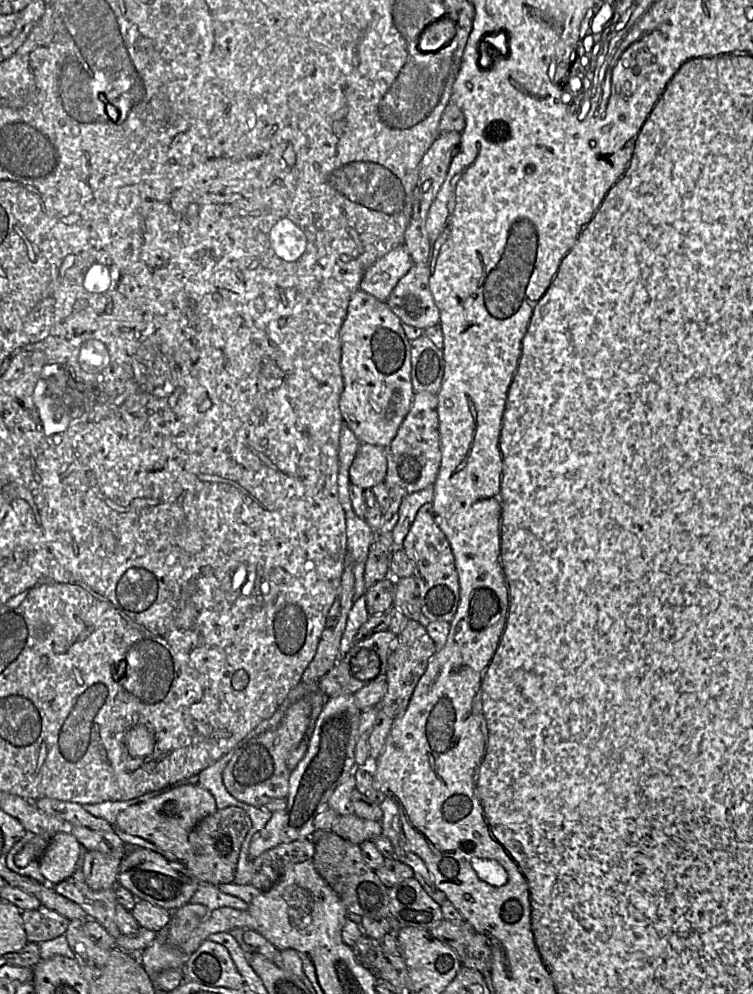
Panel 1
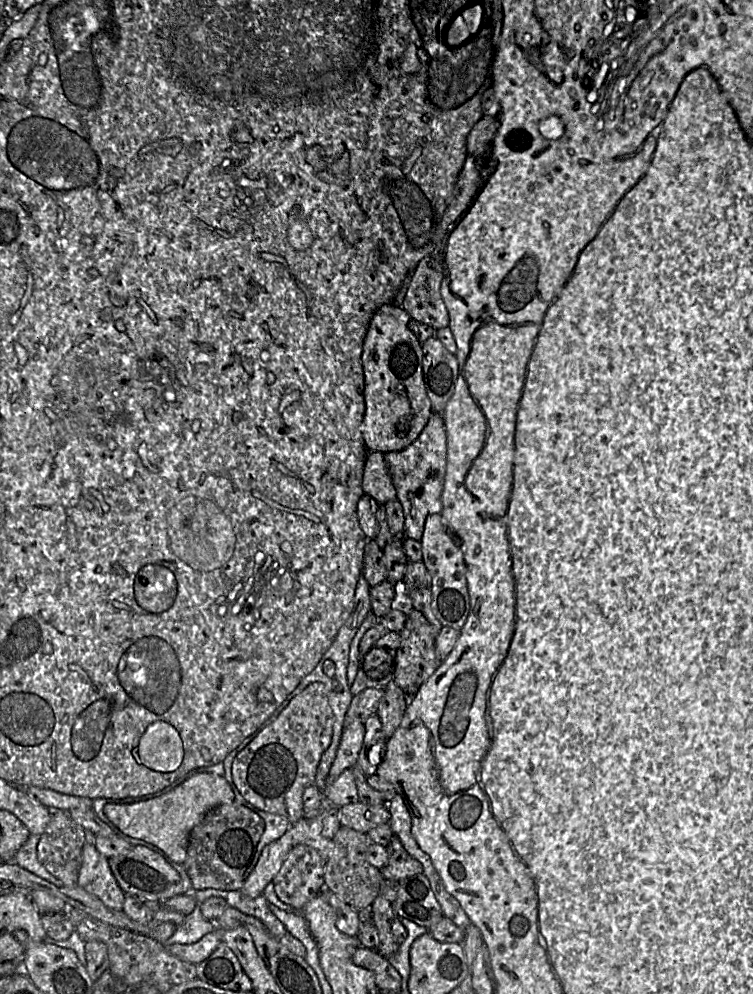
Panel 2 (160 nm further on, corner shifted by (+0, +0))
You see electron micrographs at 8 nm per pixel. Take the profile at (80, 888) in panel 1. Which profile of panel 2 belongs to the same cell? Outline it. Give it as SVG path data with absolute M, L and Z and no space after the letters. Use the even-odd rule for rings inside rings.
M86 831L77 886L98 897L106 907L120 911L123 909L126 893L112 874L109 859L98 852L94 841L95 836Z

